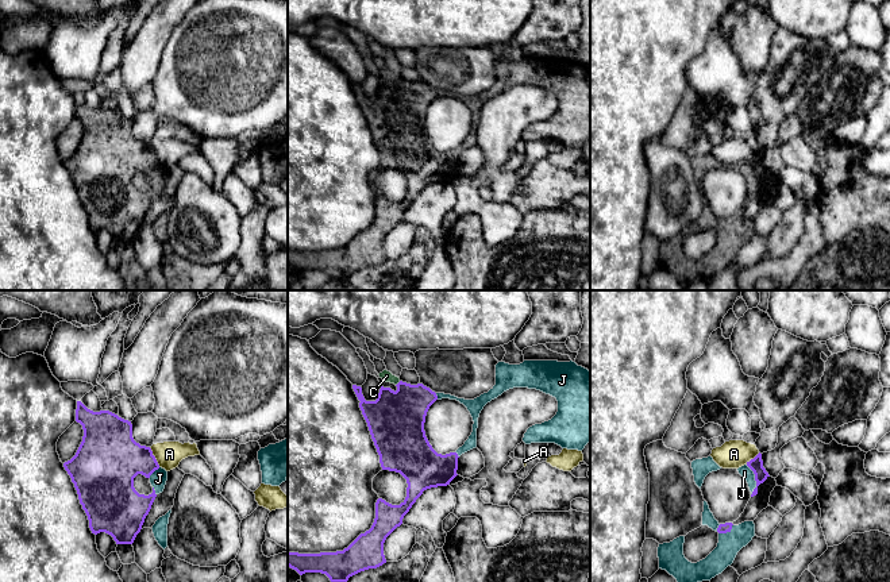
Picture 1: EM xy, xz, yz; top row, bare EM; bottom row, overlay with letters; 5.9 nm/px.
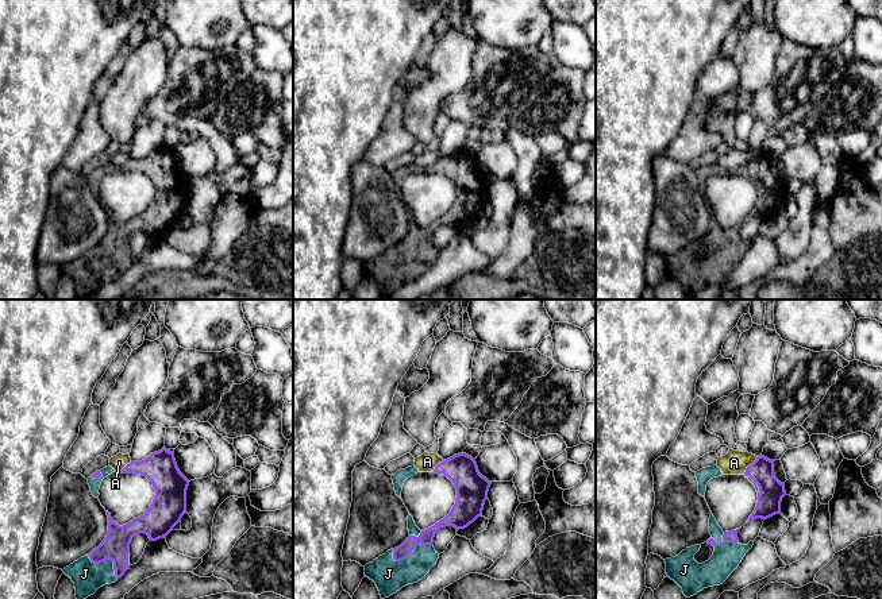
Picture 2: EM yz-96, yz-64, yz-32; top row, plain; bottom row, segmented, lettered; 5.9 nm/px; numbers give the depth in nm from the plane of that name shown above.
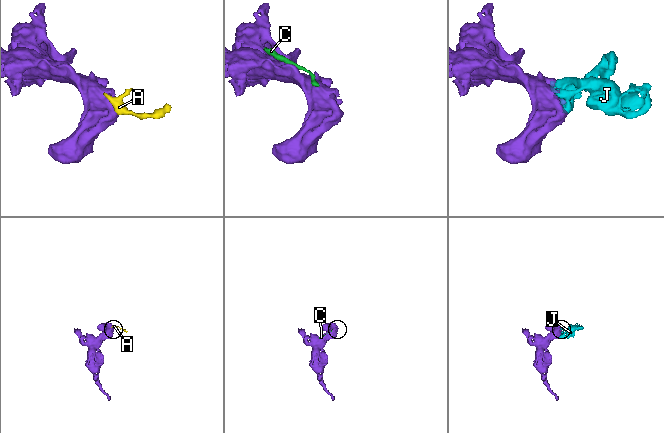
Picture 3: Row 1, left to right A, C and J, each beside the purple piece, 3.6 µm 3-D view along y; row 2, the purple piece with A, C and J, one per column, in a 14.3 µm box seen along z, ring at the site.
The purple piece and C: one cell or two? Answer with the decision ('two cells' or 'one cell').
two cells

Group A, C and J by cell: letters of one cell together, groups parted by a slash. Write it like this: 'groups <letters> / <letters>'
groups A C / J

